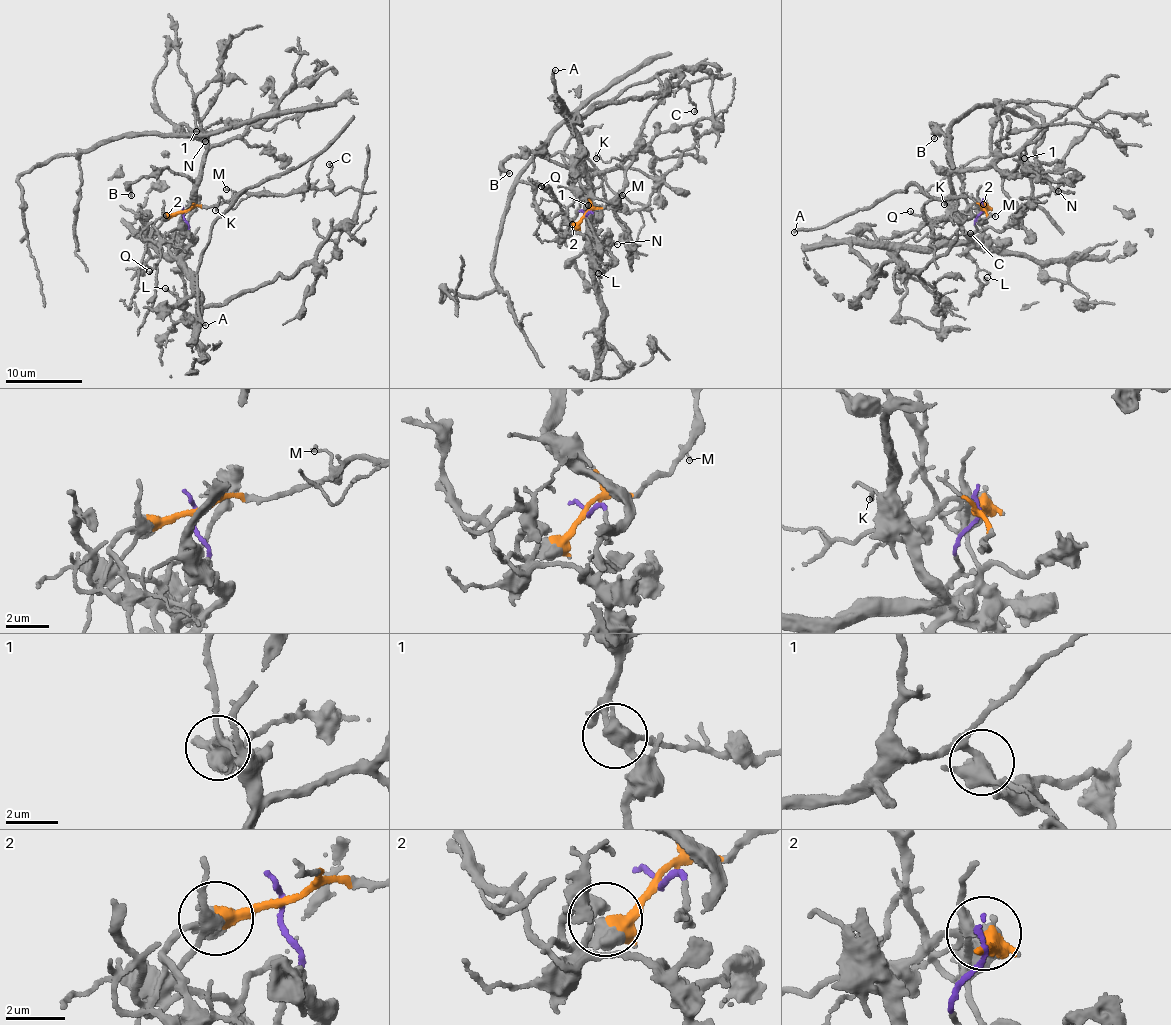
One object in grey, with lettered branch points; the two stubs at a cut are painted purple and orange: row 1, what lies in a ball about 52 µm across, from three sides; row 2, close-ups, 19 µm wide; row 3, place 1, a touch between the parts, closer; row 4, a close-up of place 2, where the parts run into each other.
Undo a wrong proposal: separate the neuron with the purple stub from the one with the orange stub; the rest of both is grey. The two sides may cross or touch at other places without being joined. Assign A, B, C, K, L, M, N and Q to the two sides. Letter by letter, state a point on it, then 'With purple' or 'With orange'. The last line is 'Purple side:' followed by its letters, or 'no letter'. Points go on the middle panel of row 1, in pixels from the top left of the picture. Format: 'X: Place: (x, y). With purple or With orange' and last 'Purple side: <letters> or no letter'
A: Place: (555, 70). With orange
B: Place: (509, 173). With purple
C: Place: (694, 111). With orange
K: Place: (596, 158). With orange
L: Place: (598, 273). With purple
M: Place: (622, 195). With orange
N: Place: (617, 244). With purple
Q: Place: (541, 186). With orange
Purple side: B, L, N

